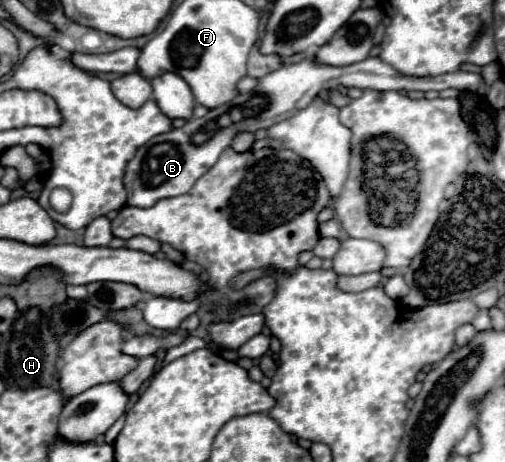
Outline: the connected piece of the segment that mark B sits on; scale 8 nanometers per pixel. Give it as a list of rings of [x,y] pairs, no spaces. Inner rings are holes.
[[[368,57],[366,61],[354,63],[354,65],[346,65],[346,67],[330,67],[330,65],[316,65],[314,61],[300,61],[300,63],[292,63],[292,65],[282,65],[278,71],[266,75],[264,79],[260,79],[260,85],[256,87],[256,91],[246,93],[246,95],[238,95],[232,103],[222,105],[218,109],[208,111],[202,119],[190,119],[186,121],[182,127],[172,129],[168,133],[156,135],[152,137],[146,145],[142,145],[136,155],[128,161],[126,165],[126,173],[124,173],[124,187],[128,191],[128,205],[134,207],[152,207],[158,199],[164,197],[176,197],[176,195],[184,195],[188,193],[194,183],[200,179],[200,175],[204,175],[214,163],[216,159],[222,155],[222,151],[226,147],[232,145],[232,139],[240,133],[240,131],[258,131],[258,129],[266,129],[272,127],[274,123],[280,123],[280,119],[288,119],[292,117],[296,111],[302,111],[304,107],[308,107],[312,103],[312,99],[318,99],[322,91],[338,91],[340,87],[358,87],[358,89],[376,89],[376,91],[444,91],[444,89],[458,89],[458,91],[476,91],[482,85],[482,75],[478,73],[466,73],[466,71],[454,71],[454,73],[444,73],[444,75],[436,75],[436,77],[408,77],[408,75],[400,75],[392,65],[384,63],[380,57]]]

